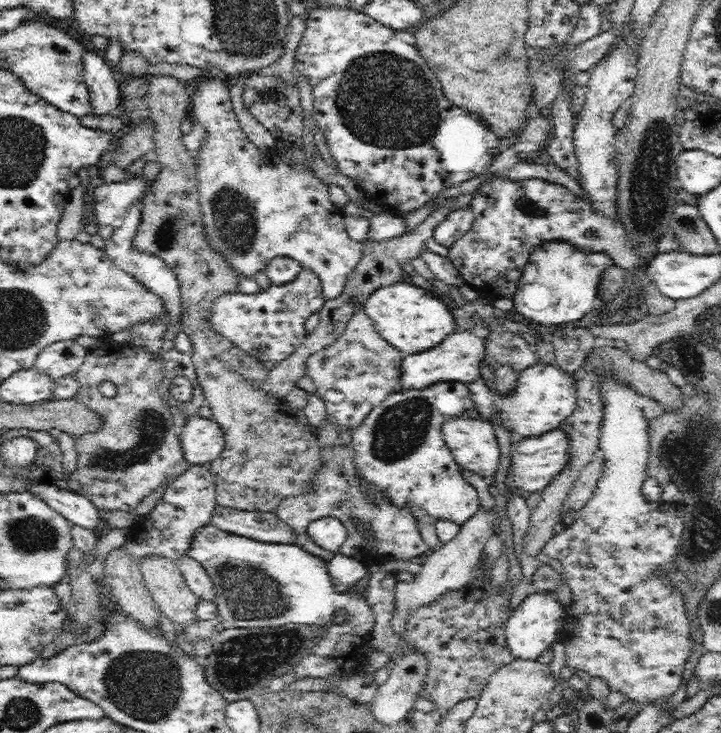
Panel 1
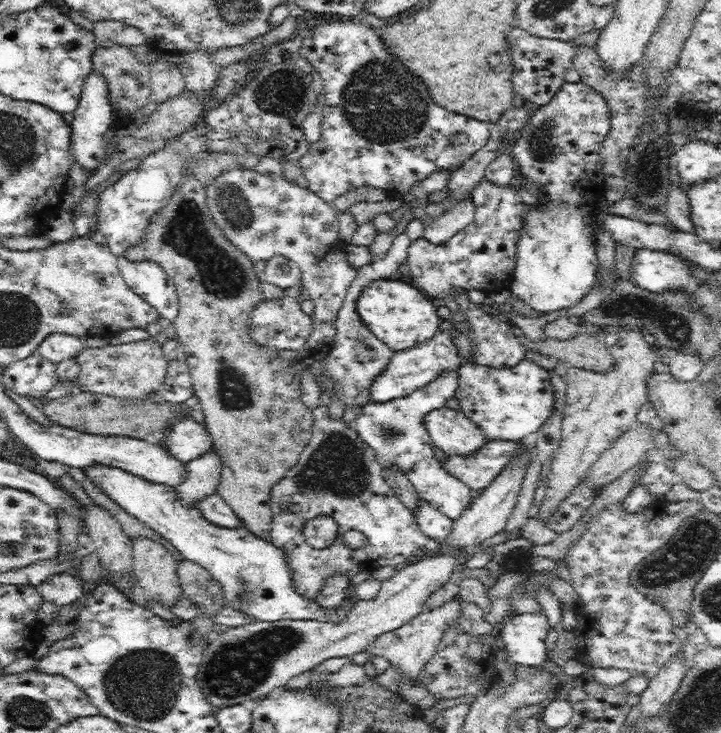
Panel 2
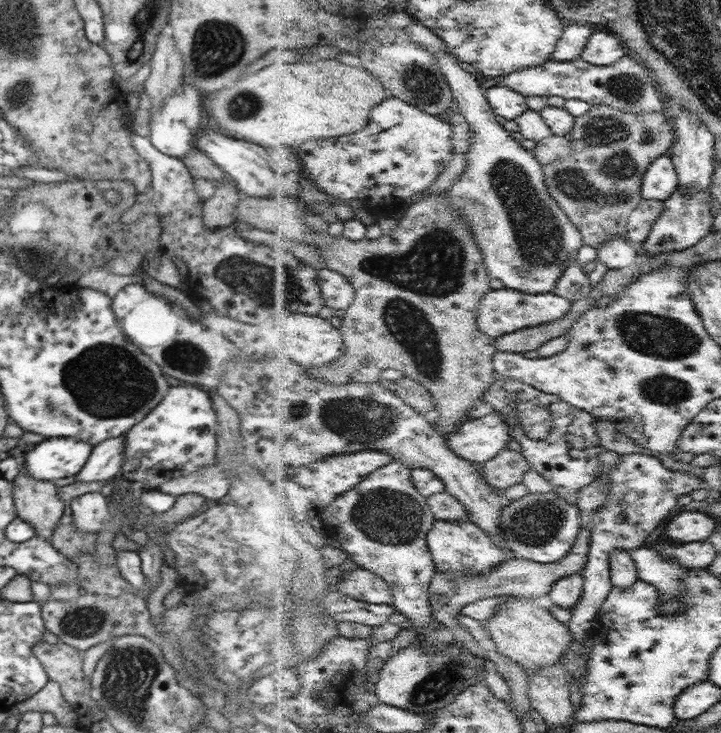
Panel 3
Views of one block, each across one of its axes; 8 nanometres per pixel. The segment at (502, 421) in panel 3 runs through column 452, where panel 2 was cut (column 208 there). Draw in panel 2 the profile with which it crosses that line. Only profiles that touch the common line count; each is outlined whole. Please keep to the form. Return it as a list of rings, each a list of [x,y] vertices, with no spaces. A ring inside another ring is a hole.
[[[183,417],[170,425],[170,430],[163,430],[164,437],[158,444],[163,444],[172,456],[182,462],[198,458],[213,444],[203,424],[198,424],[191,417]]]

